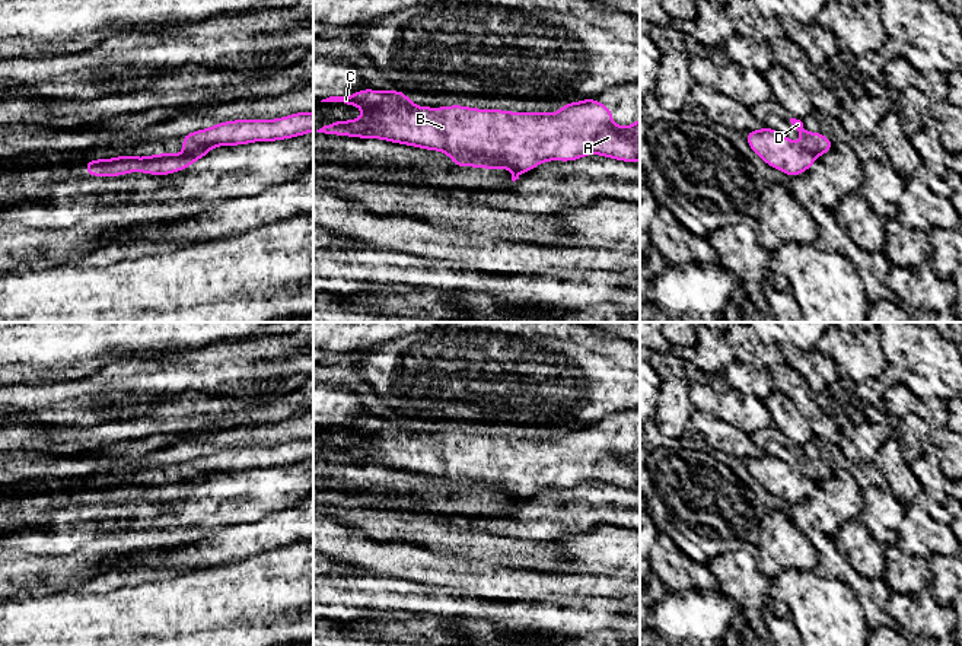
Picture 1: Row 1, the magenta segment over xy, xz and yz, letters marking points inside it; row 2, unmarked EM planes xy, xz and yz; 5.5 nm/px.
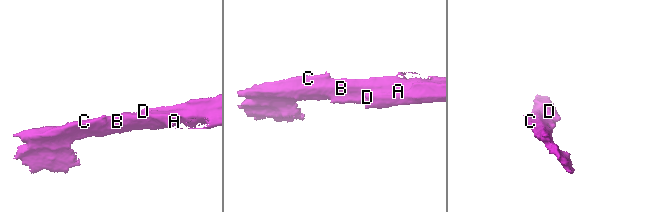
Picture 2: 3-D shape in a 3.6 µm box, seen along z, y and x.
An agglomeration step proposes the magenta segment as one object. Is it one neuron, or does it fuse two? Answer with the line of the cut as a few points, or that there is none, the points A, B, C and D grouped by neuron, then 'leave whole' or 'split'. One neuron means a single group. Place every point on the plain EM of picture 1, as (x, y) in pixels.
cut in xy along (212, 473), (200, 473), (191, 479), (184, 479); A B C / D; split

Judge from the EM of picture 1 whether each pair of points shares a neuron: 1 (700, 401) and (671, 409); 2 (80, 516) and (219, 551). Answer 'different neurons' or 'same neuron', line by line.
1: different neurons
2: different neurons

